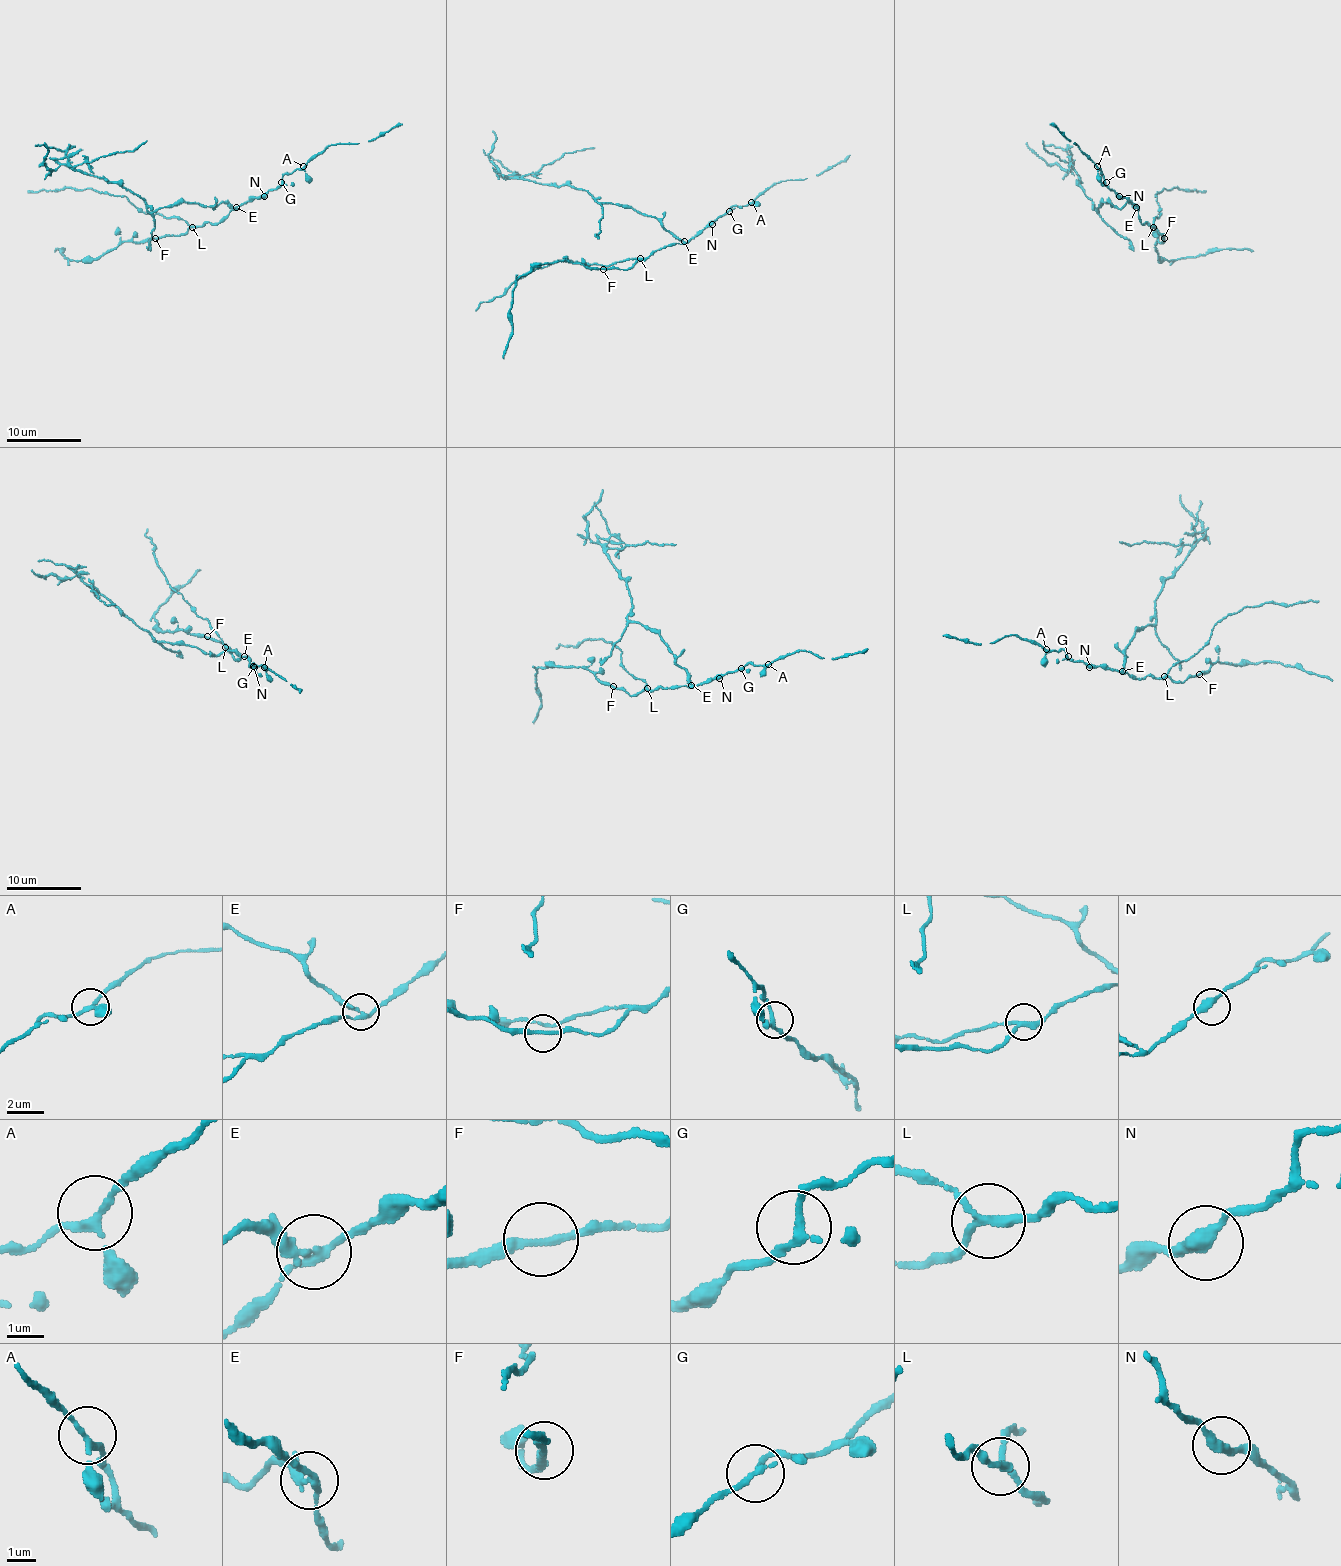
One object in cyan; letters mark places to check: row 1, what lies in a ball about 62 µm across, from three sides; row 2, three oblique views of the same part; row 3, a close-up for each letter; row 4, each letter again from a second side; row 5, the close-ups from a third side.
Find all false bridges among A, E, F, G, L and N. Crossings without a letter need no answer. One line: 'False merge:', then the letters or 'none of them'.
False merge: E, L

